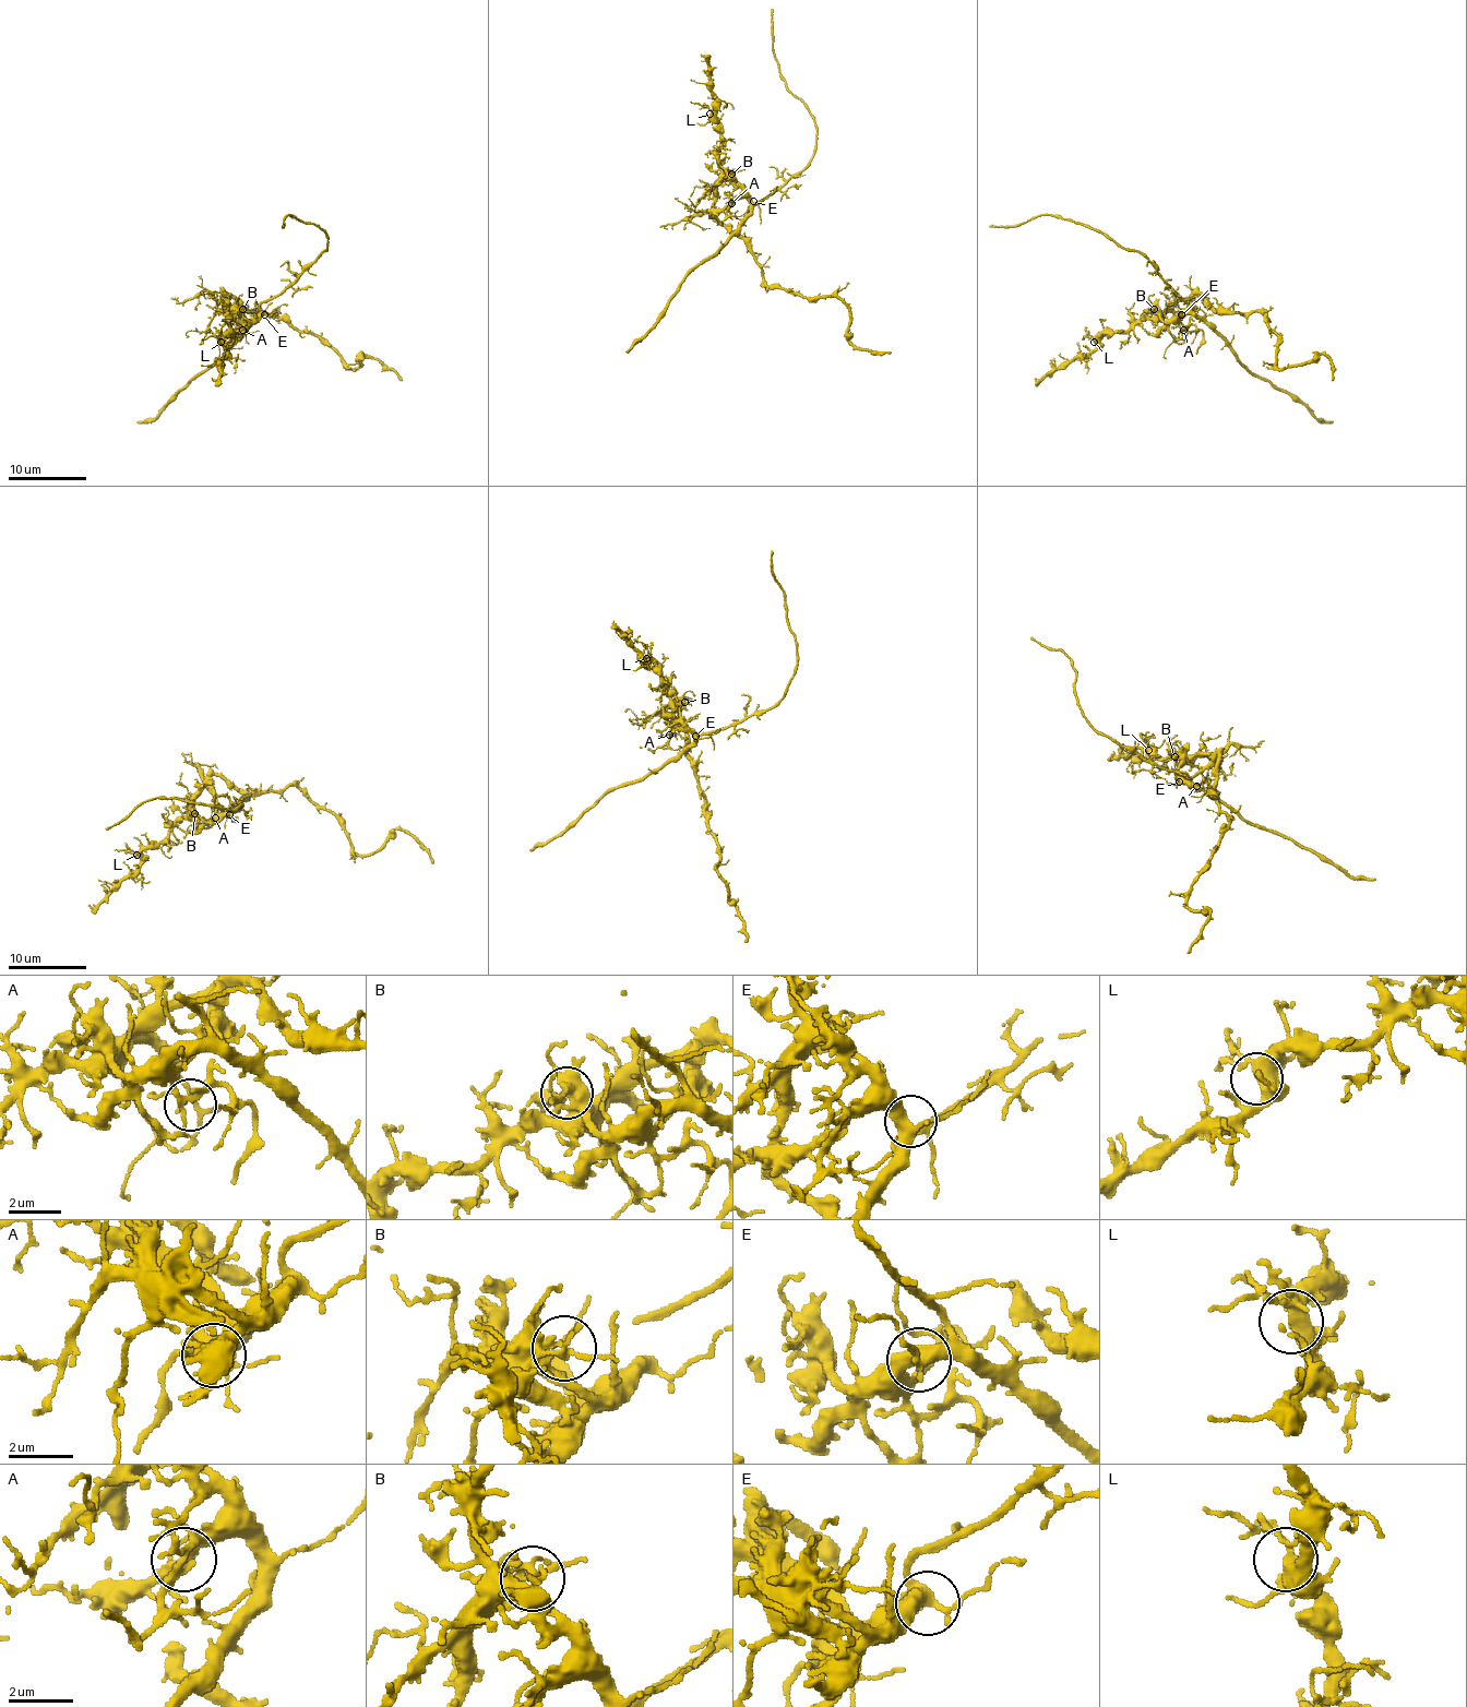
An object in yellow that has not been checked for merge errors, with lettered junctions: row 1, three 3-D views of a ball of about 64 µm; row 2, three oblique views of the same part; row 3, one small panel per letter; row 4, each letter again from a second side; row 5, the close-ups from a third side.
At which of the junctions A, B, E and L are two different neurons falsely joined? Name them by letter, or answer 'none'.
B

